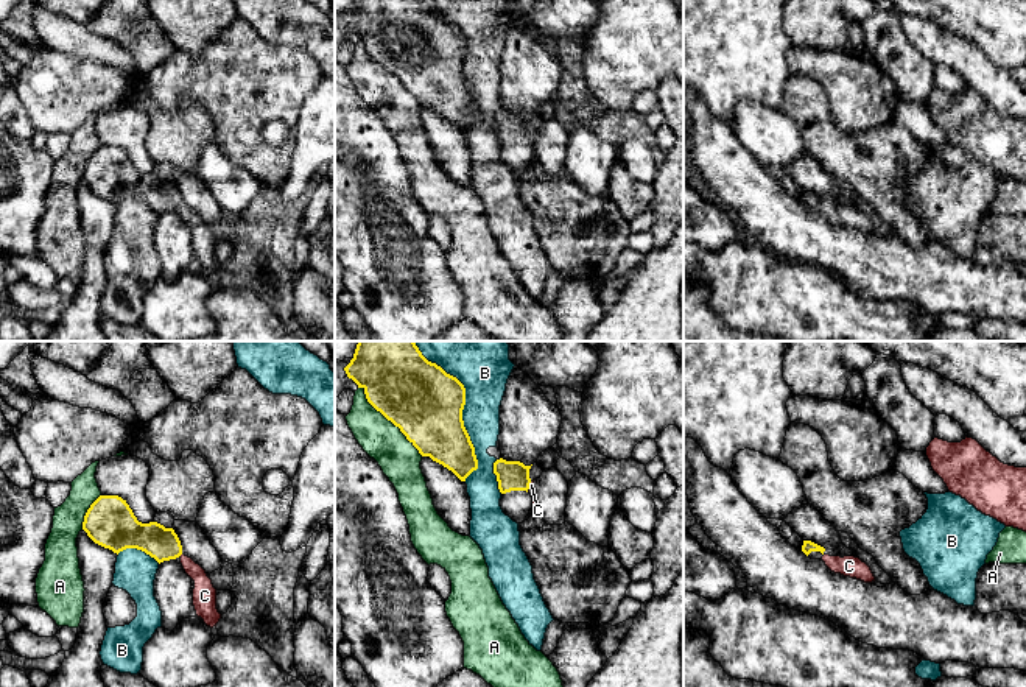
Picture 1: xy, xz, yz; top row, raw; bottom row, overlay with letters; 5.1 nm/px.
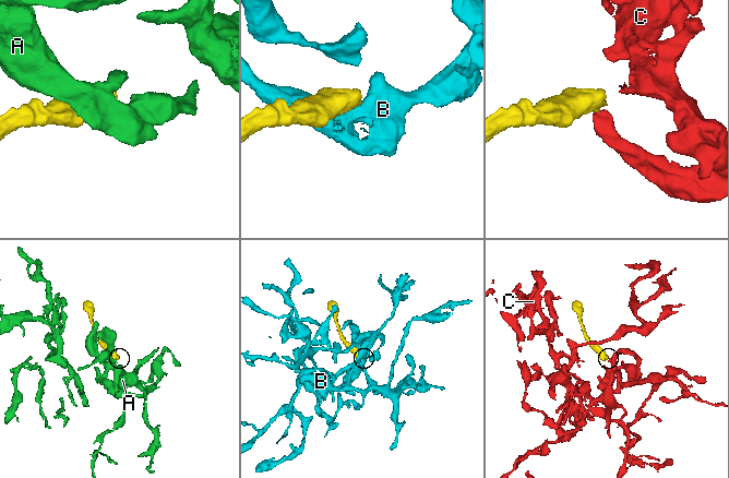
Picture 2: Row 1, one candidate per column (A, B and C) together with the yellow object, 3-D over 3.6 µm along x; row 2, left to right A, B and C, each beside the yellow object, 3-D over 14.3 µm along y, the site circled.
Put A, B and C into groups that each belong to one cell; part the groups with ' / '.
A / B / C

